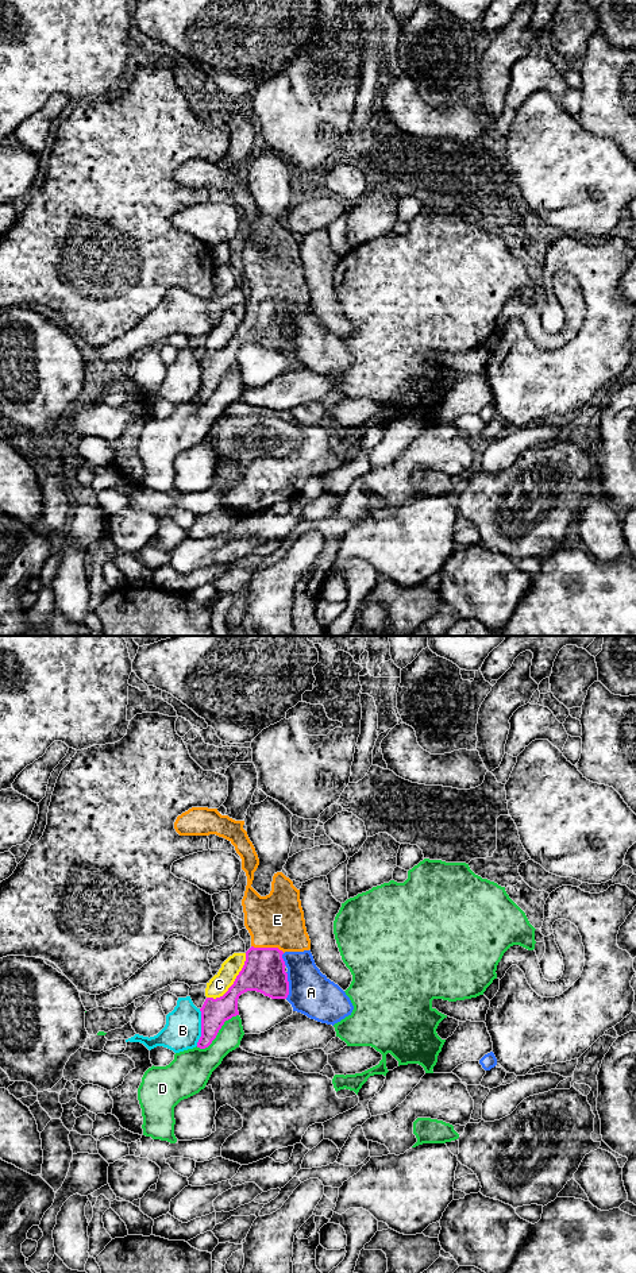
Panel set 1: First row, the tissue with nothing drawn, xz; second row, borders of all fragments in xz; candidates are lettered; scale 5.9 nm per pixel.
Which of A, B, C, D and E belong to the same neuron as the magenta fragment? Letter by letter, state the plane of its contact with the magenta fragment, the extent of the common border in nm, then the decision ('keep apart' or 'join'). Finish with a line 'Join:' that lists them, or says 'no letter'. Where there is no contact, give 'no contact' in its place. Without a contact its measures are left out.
A: meets magenta in xz; contact 160 nm long; keep apart
B: meets magenta in xz; contact 220 nm long; keep apart
C: meets magenta in xz; contact 360 nm long; keep apart
D: meets magenta in xz; contact 320 nm long; keep apart
E: meets magenta in xz; contact 200 nm long; join
Join: E

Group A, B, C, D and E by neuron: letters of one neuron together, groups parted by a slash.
A / B / C / D / E

